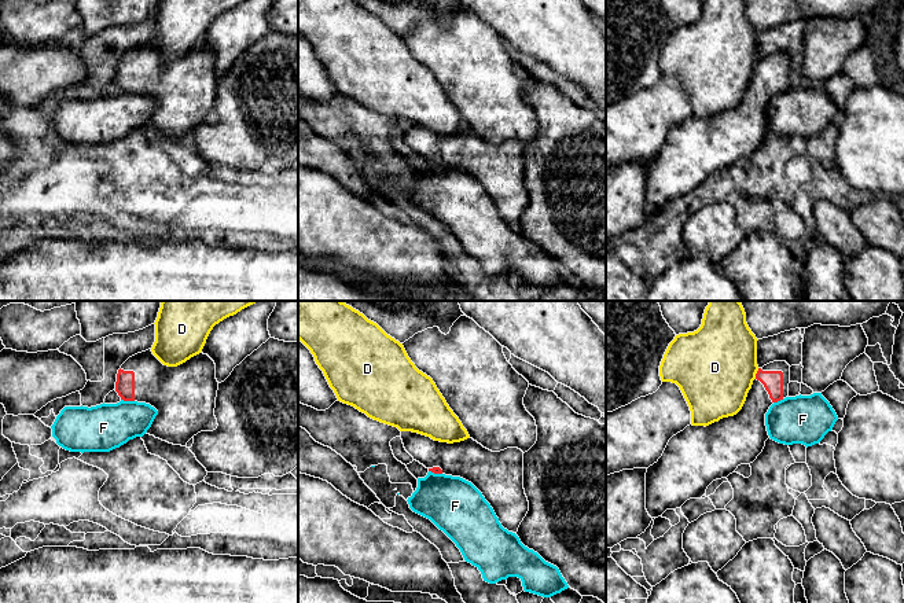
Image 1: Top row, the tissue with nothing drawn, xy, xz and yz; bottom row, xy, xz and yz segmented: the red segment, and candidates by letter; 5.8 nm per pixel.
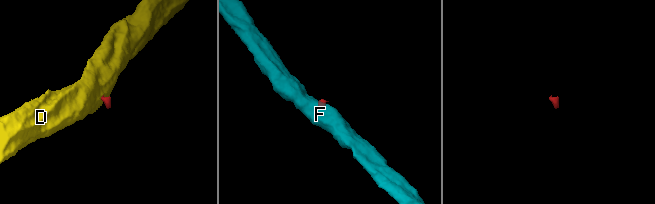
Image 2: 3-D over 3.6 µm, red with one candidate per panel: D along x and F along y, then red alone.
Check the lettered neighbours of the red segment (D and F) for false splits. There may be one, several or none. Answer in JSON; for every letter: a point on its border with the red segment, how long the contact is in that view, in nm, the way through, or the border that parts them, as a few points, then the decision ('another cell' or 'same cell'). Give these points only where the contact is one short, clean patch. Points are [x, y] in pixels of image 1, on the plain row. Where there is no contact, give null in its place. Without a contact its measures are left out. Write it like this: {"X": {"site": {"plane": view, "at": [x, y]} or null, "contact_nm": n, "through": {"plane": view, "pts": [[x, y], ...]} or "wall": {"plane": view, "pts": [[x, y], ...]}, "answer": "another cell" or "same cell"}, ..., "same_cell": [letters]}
{"D": {"site": {"plane": "yz", "at": [756, 66]}, "contact_nm": 70, "wall": {"plane": "yz", "pts": [[759, 61], [754, 70]]}, "answer": "another cell"}, "F": {"site": {"plane": "xy", "at": [128, 92]}, "contact_nm": 80, "wall": {"plane": "xy", "pts": [[121, 91], [133, 94]]}, "answer": "another cell"}, "same_cell": []}

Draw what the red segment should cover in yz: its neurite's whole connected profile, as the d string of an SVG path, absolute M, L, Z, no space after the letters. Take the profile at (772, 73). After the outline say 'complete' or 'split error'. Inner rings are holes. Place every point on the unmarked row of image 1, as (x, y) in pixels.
M773 54L758 60L742 102L709 118L687 118L673 128L662 148L646 165L646 202L651 210L661 209L666 202L680 201L690 191L702 191L708 179L727 170L741 157L753 155L769 130L765 106L773 95L789 89L790 58Z; split error

